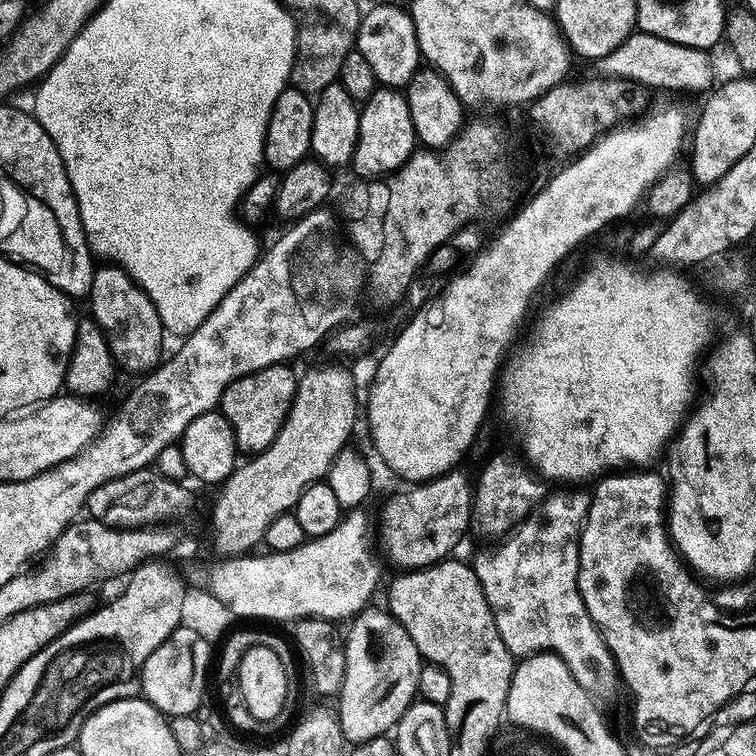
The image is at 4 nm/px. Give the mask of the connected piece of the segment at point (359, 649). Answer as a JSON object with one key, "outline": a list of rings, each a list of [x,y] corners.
{"outline":[[[365,608],[351,621],[352,629],[344,640],[346,674],[338,693],[338,719],[345,741],[352,744],[391,733],[420,690],[418,674],[422,657],[418,646],[414,646],[414,638],[410,638],[391,612],[380,608]]]}

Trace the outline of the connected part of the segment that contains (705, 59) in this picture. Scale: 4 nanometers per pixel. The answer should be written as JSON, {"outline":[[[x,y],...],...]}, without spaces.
{"outline":[[[636,30],[626,38],[626,42],[622,42],[622,46],[610,50],[603,60],[595,61],[594,68],[600,71],[597,73],[601,77],[626,80],[644,88],[661,88],[664,92],[693,88],[696,92],[707,93],[713,87],[712,60],[708,56],[711,55],[703,48],[678,46],[674,42],[666,42],[666,38],[654,38],[654,34]]]}

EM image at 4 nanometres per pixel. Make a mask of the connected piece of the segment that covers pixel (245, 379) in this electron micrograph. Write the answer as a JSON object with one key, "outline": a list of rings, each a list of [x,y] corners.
{"outline":[[[287,363],[271,364],[254,374],[246,374],[230,386],[222,394],[218,410],[230,422],[236,435],[236,447],[241,453],[255,454],[264,452],[270,442],[278,434],[288,416],[290,406],[296,397],[297,373],[292,373]]]}

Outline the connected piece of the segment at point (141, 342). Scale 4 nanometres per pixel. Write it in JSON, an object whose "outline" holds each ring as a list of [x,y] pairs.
{"outline":[[[119,266],[97,267],[92,274],[92,288],[88,292],[87,303],[92,303],[91,319],[98,322],[104,331],[106,342],[117,365],[128,372],[147,373],[161,363],[160,351],[164,348],[166,333],[154,310],[154,302]]]}

